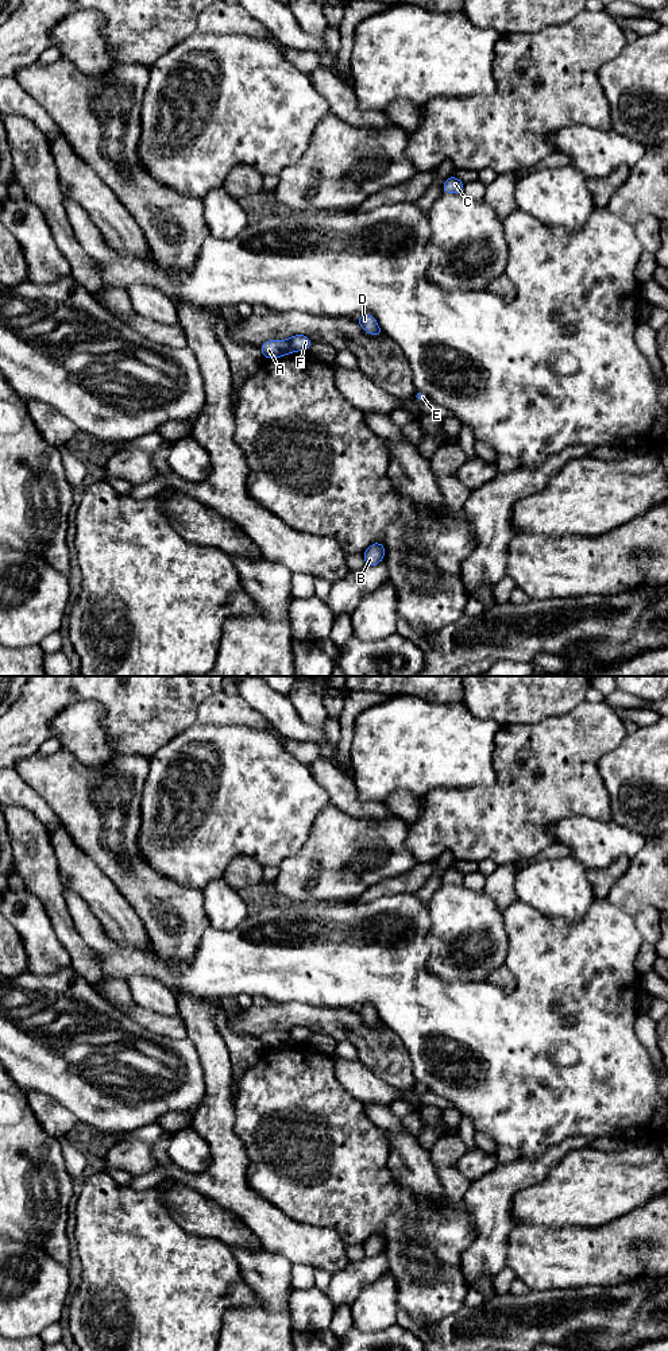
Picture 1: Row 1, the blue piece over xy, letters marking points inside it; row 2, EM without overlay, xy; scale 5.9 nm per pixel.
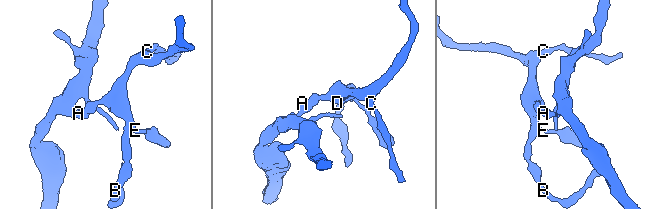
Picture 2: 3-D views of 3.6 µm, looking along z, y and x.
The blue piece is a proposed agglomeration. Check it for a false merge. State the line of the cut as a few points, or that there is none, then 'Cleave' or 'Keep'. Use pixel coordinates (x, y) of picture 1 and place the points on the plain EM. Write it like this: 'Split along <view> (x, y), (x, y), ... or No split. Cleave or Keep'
Split along xy (286, 1031), (294, 1041). Cleave

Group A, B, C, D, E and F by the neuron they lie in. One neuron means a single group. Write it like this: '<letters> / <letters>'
A / B C D E F

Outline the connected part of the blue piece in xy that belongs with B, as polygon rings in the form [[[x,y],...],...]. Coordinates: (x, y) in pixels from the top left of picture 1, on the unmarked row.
[[[382,1234],[371,1235],[364,1243],[364,1257],[375,1257],[385,1248],[385,1236]]]

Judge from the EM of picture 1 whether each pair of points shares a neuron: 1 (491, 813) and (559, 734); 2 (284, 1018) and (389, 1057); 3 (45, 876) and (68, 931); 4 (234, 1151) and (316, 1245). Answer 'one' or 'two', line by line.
1: one
2: one
3: one
4: one

